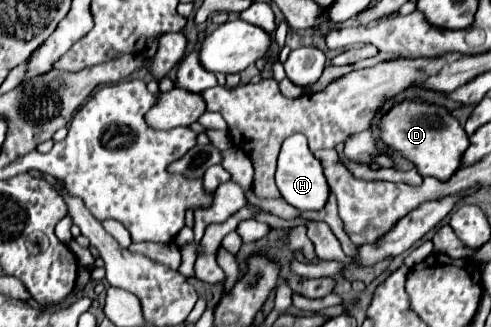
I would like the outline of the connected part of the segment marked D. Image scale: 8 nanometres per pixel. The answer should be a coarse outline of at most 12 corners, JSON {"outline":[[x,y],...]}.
{"outline":[[396,104],[382,140],[422,178],[448,180],[468,134],[440,106]]}

